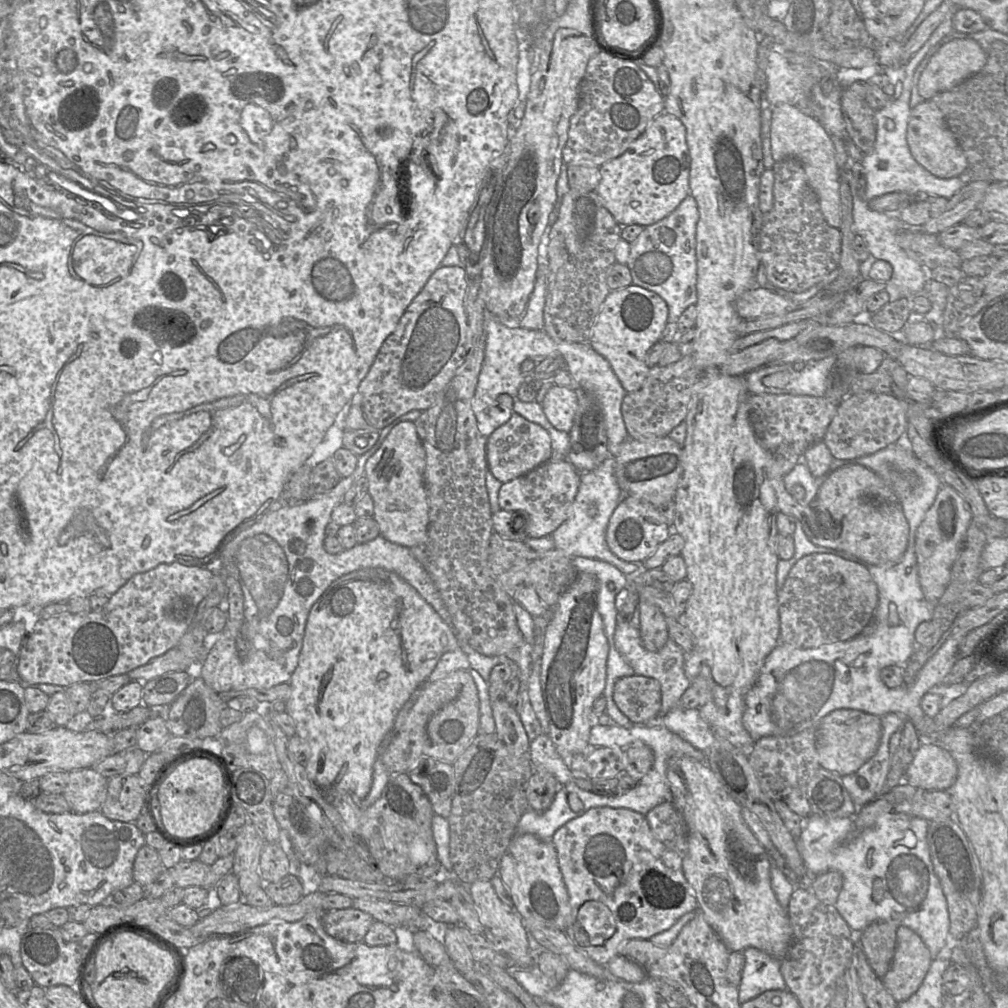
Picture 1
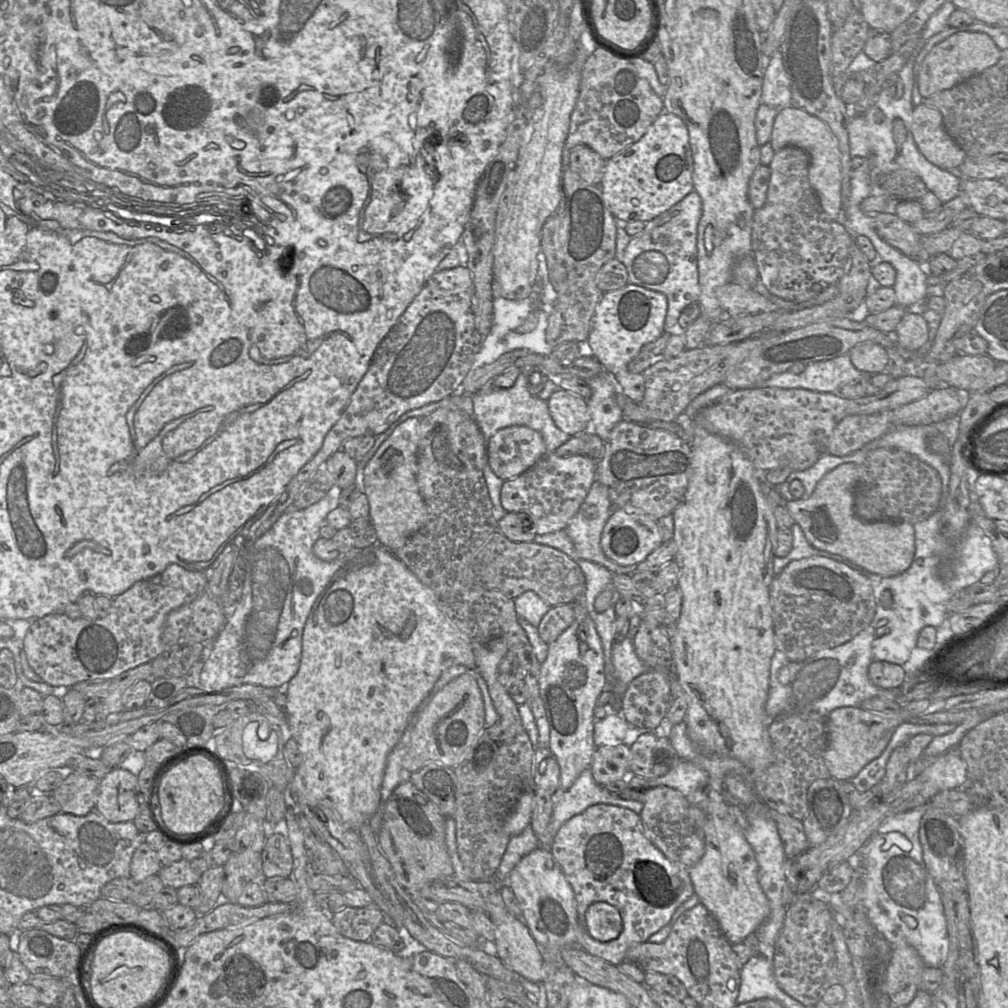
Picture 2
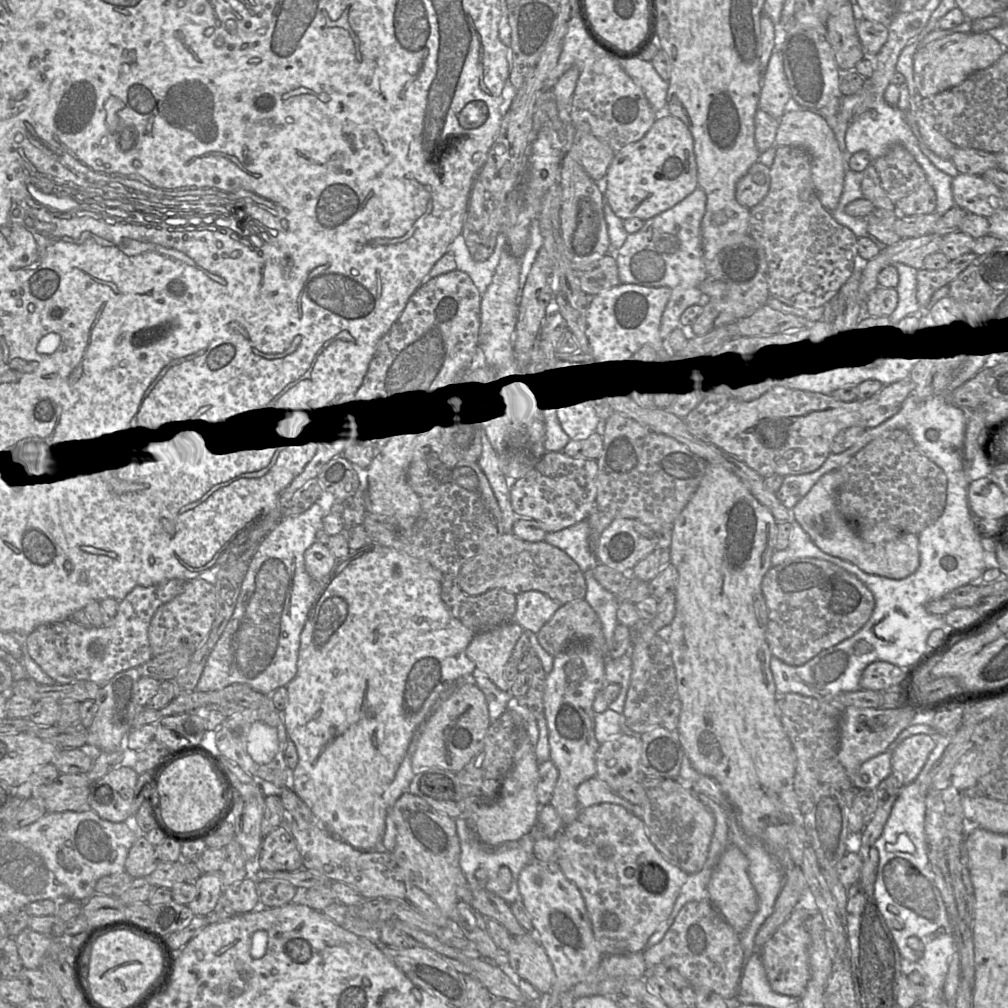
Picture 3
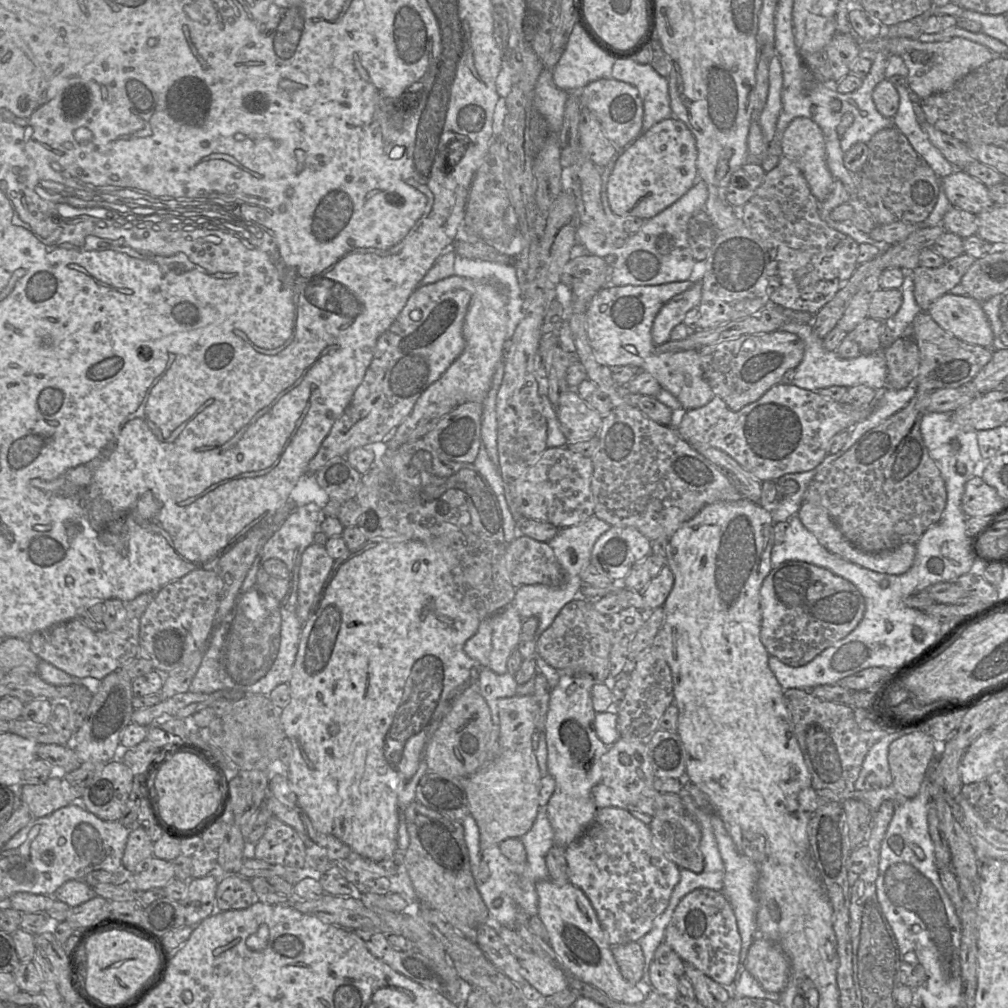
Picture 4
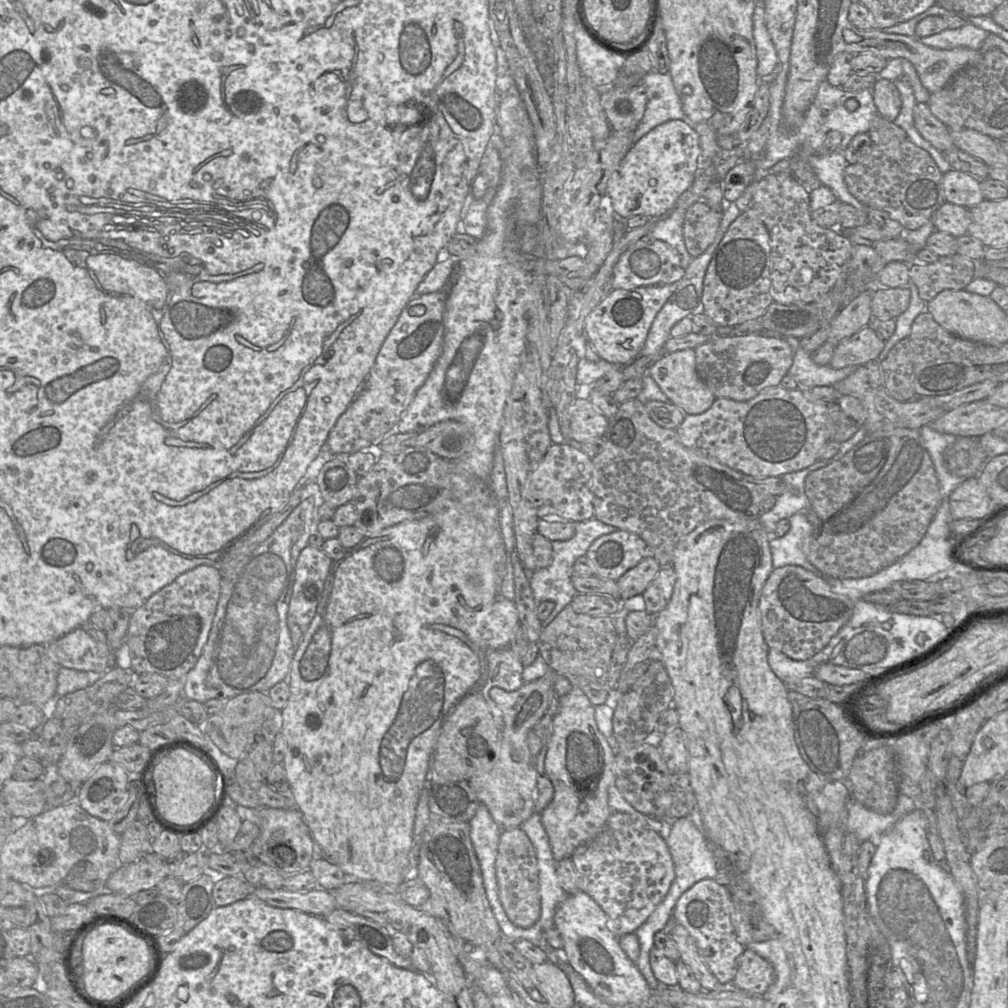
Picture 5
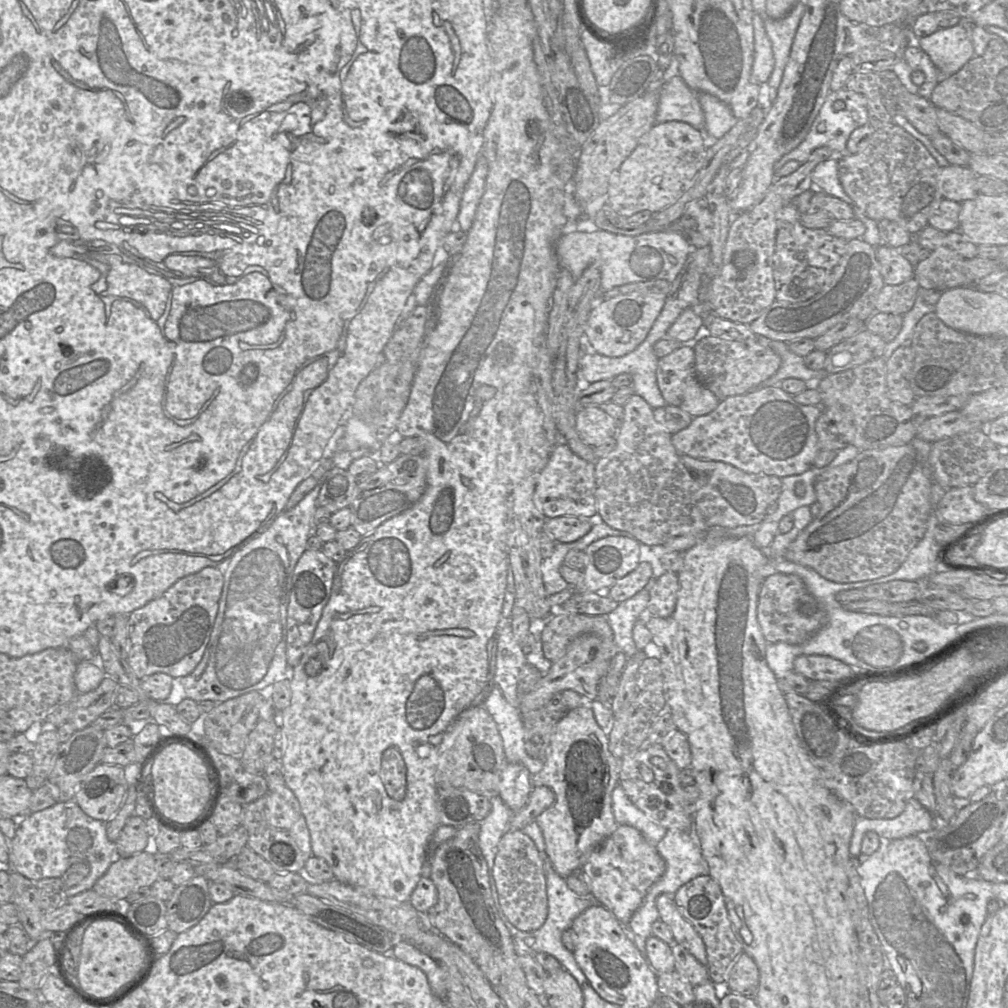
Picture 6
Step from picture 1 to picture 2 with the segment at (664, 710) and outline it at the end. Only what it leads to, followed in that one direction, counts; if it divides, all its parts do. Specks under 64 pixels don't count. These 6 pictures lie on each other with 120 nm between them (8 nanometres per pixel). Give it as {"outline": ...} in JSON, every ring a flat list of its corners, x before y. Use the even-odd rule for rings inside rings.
{"outline":[[628,636,620,642,614,642,612,646,612,665,613,665,613,673,614,673,614,684,612,687,612,691,614,692,617,700,620,700,620,697,624,694,626,687,638,676,645,673,647,671,646,665,640,660,635,652,633,639]]}

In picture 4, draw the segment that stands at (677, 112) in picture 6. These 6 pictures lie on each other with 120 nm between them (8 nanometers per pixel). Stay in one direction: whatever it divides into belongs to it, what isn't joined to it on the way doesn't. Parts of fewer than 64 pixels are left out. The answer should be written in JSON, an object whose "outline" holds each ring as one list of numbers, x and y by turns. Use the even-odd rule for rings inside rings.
{"outline":[[635,59,615,60,612,78,637,88,644,108,641,133,673,116,668,78,659,75,650,64,640,64]]}

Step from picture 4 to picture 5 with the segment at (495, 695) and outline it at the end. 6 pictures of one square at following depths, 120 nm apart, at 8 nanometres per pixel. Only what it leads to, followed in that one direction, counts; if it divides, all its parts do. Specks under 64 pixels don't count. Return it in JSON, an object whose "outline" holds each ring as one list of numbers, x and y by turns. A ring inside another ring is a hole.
{"outline":[[510,648,488,650,487,652,488,673,480,688,488,708,493,716,496,726,501,731,503,715,498,705,491,699,490,690,499,687,505,691,518,690,523,684,523,665]]}

